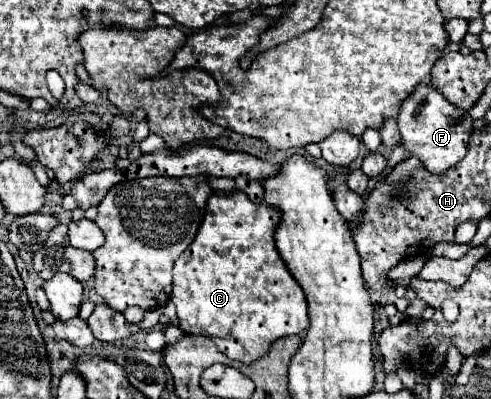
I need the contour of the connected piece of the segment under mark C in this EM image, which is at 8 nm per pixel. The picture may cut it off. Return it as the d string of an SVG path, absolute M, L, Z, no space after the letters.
M244 191L212 193L194 241L174 263L174 291L170 299L178 311L178 327L184 333L216 337L218 351L222 351L228 359L250 363L266 355L270 343L278 337L298 335L310 325L304 291L292 273L288 273L288 267L274 243L280 219L280 209L268 203L254 203Z

